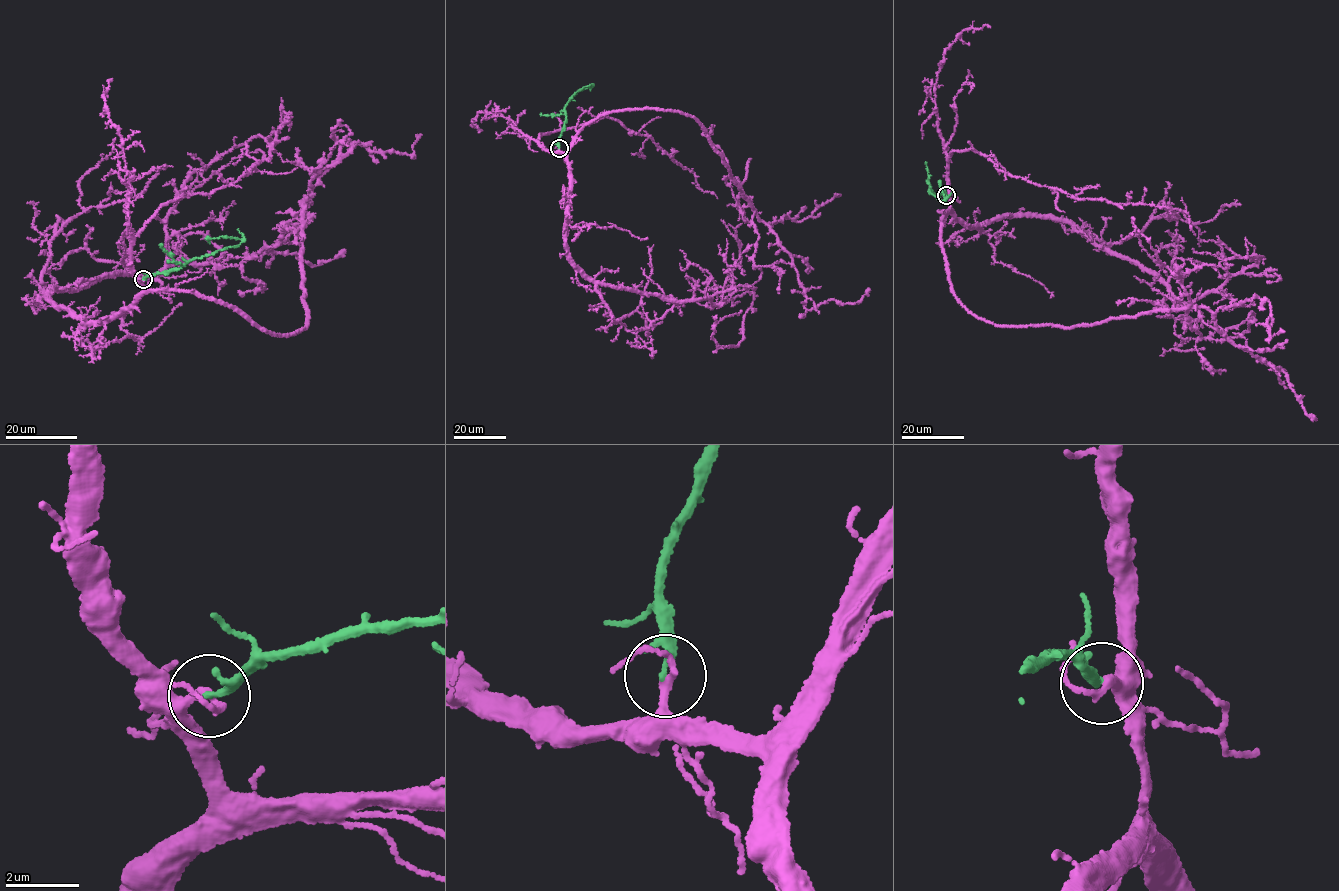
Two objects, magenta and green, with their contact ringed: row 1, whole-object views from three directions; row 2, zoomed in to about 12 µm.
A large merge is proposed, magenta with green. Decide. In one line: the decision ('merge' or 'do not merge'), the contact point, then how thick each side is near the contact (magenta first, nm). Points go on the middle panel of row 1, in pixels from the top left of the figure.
merge | (559, 148) | 190/130 nm

